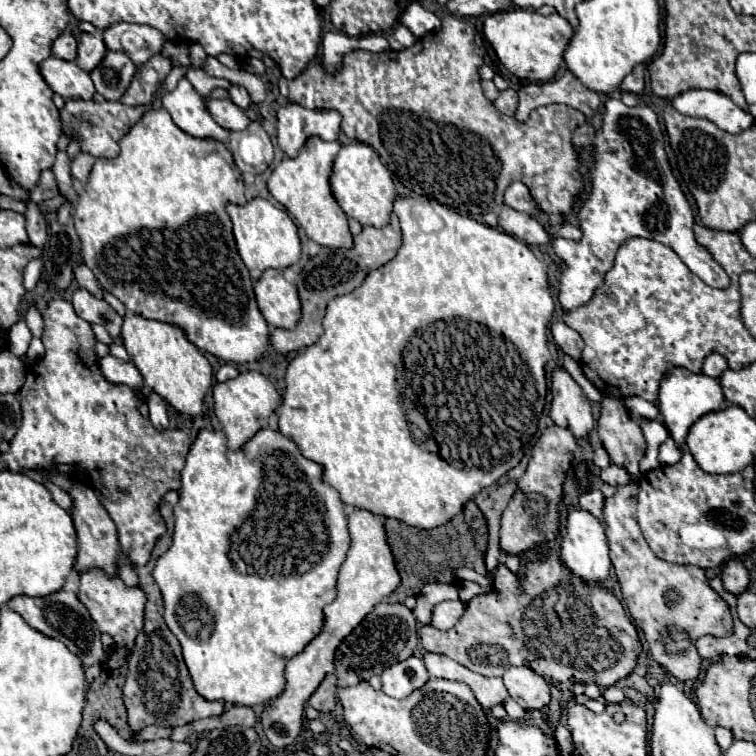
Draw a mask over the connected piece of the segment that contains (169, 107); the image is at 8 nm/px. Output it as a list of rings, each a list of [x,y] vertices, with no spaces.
[[[181,78],[173,92],[167,92],[163,96],[163,108],[171,114],[173,122],[193,138],[211,138],[219,142],[229,140],[229,132],[215,124],[215,120],[209,116],[205,100],[193,90],[187,78]]]

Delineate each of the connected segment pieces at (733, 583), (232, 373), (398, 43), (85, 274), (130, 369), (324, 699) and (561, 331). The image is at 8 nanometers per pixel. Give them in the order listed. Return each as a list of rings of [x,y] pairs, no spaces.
[[[729,560],[723,568],[723,586],[727,592],[733,592],[733,594],[741,594],[747,590],[747,584],[749,584],[749,572],[747,568],[743,566],[741,560]]]
[[[223,364],[219,370],[217,370],[217,382],[227,382],[231,378],[237,378],[239,376],[239,370],[233,366],[233,364]]]
[[[397,26],[397,30],[395,30],[388,38],[389,44],[391,44],[393,50],[405,50],[405,48],[413,46],[415,40],[417,40],[405,26]]]
[[[81,264],[81,266],[75,268],[75,280],[79,282],[79,288],[85,288],[87,292],[95,294],[95,298],[103,298],[103,290],[99,288],[93,272],[85,264]]]
[[[107,354],[105,358],[99,360],[99,368],[101,368],[101,374],[105,376],[105,380],[109,380],[111,384],[125,384],[131,388],[143,386],[143,378],[131,362],[121,362],[121,360],[113,358],[111,354]]]
[[[327,674],[321,686],[309,698],[309,704],[319,712],[331,712],[337,704],[337,678],[335,674]]]
[[[557,320],[551,324],[551,332],[553,332],[553,338],[555,342],[561,346],[563,352],[567,352],[569,356],[573,356],[577,362],[579,362],[579,356],[581,356],[581,350],[583,350],[583,338],[579,336],[577,330],[569,328],[563,320]]]

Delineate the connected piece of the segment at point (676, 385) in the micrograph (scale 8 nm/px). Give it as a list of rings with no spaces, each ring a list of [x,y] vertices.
[[[673,368],[669,370],[663,380],[661,380],[661,390],[659,390],[659,412],[663,418],[665,428],[669,430],[671,438],[679,448],[685,446],[689,428],[705,414],[717,412],[721,404],[725,402],[725,396],[721,392],[721,386],[715,378],[709,378],[705,374],[693,374],[685,368]]]

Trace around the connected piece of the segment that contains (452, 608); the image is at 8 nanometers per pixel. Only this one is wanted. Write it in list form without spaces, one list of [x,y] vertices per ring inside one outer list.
[[[449,600],[449,602],[441,602],[439,606],[435,606],[433,616],[431,616],[431,626],[439,628],[439,630],[449,630],[455,626],[455,622],[461,618],[461,614],[465,612],[465,604],[461,600]]]

